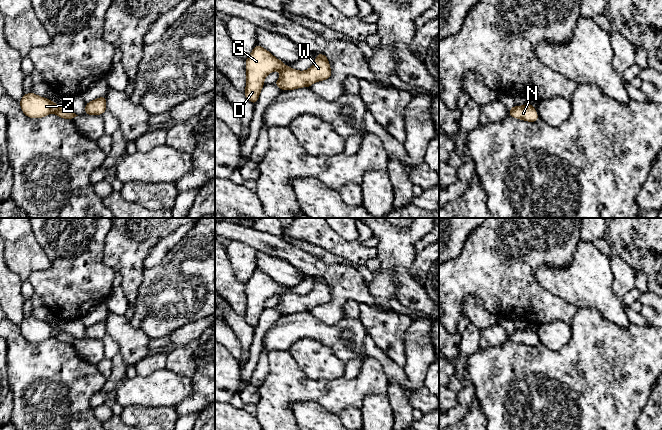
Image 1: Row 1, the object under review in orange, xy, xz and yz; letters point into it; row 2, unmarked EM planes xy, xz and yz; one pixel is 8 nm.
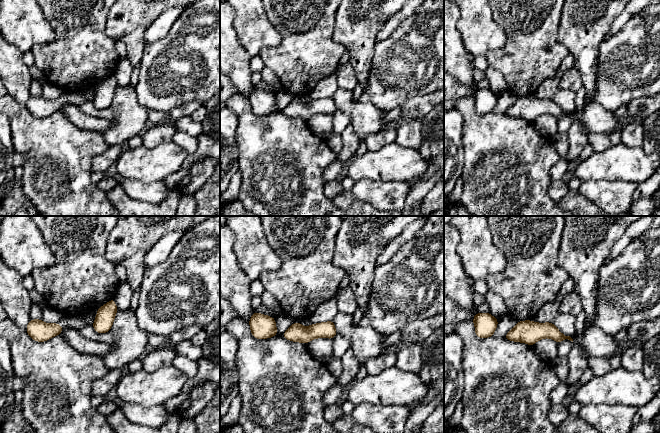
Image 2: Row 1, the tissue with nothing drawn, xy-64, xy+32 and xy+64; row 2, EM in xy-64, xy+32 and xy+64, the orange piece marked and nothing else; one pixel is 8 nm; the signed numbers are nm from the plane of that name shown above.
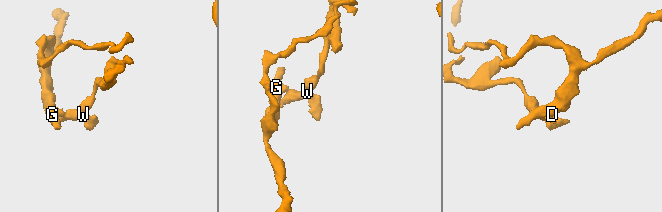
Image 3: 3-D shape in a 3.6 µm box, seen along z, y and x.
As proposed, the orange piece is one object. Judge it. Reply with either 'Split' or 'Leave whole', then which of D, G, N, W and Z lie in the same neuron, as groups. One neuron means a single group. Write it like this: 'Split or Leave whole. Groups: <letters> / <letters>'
Split. Groups: D G Z / N W

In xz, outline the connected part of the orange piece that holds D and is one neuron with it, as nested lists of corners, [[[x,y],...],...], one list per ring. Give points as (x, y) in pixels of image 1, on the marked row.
[[[257,44],[246,59],[246,89],[244,92],[246,98],[256,104],[264,86],[264,78],[269,73],[284,67],[284,62]]]

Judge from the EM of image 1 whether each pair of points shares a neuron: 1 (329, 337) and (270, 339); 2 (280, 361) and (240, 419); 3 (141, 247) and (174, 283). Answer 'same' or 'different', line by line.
1: same
2: different
3: different

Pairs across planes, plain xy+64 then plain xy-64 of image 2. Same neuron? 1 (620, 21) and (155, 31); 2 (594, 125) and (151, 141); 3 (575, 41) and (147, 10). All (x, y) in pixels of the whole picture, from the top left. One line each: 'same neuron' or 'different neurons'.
1: same neuron
2: different neurons
3: same neuron

